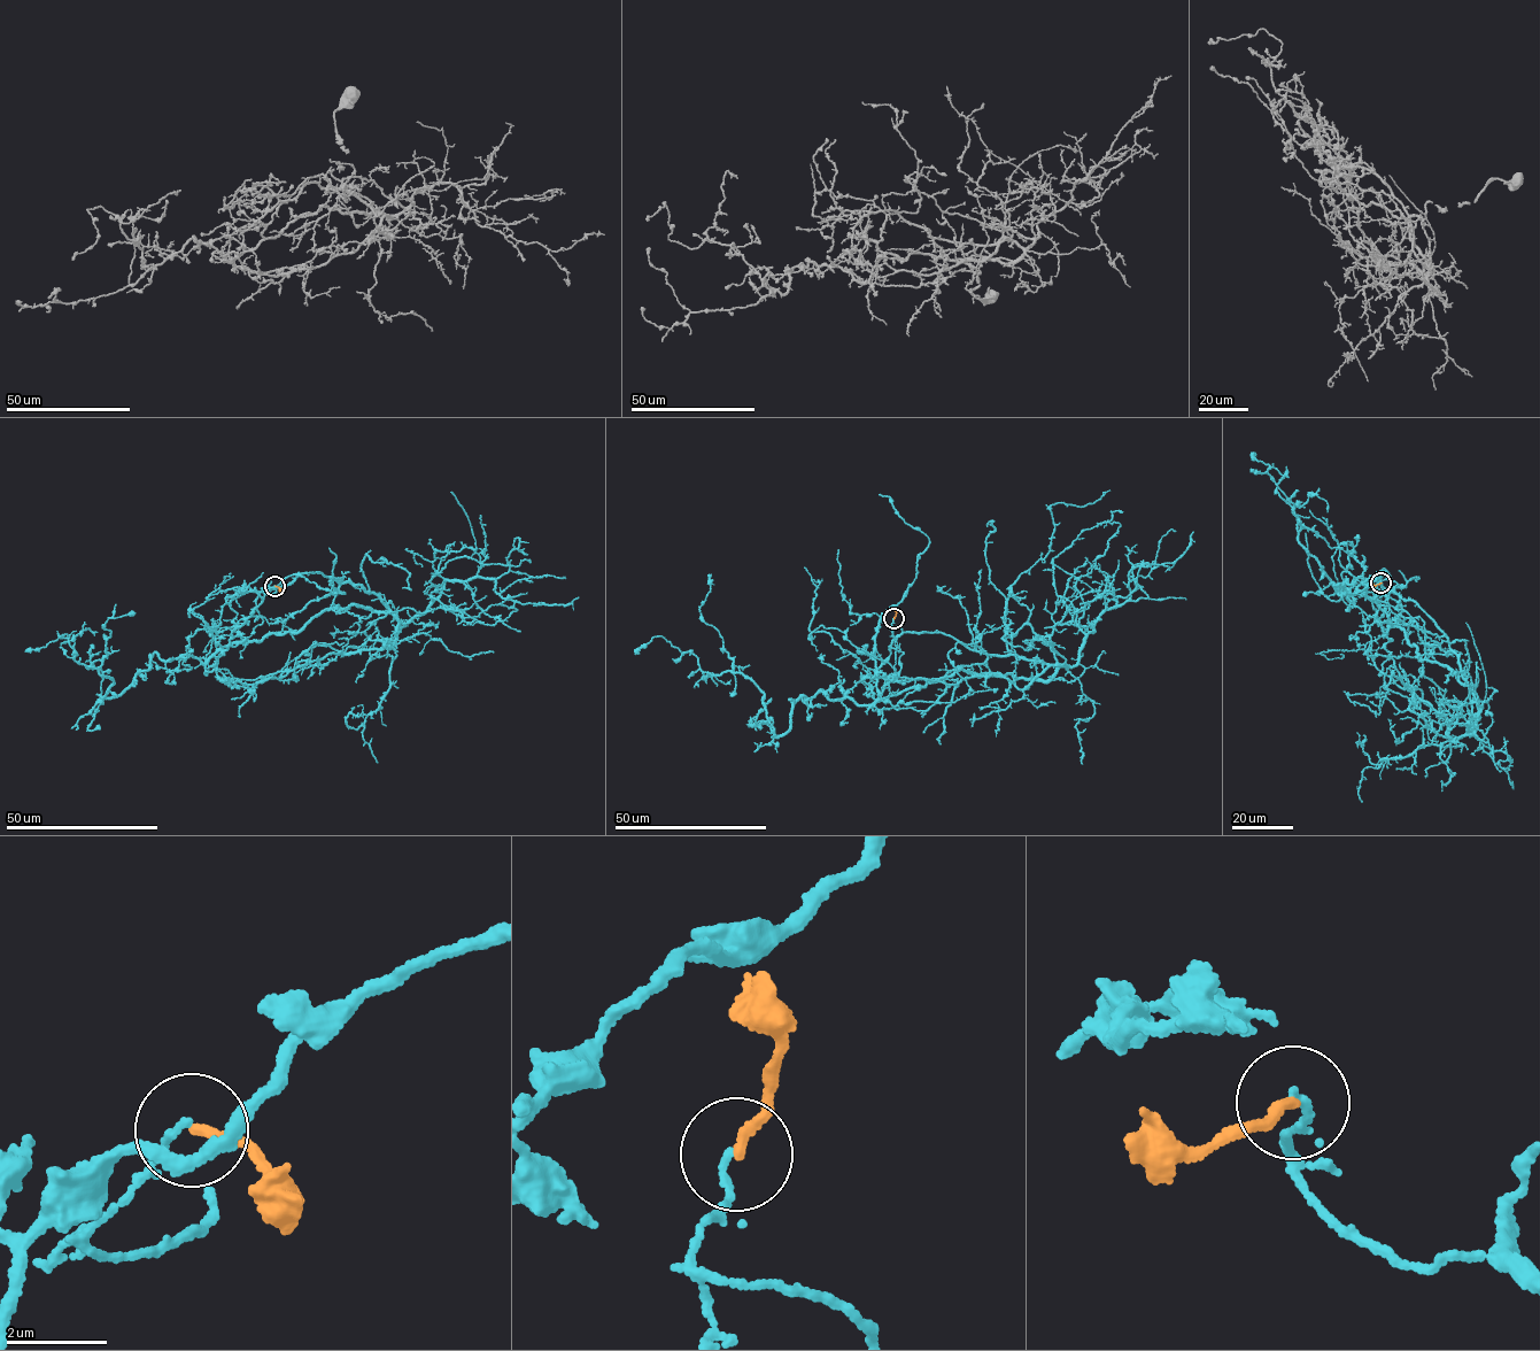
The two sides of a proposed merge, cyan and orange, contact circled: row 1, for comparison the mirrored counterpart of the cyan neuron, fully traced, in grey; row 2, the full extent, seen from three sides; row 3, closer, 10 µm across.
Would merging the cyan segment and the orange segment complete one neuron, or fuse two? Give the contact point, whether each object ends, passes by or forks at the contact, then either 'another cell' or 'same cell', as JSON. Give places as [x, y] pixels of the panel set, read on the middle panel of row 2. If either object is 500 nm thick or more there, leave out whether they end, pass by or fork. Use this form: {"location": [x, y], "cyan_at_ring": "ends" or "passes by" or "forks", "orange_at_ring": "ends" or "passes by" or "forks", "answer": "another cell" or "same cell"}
{"location": [894, 618], "cyan_at_ring": "ends", "orange_at_ring": "ends", "answer": "another cell"}

